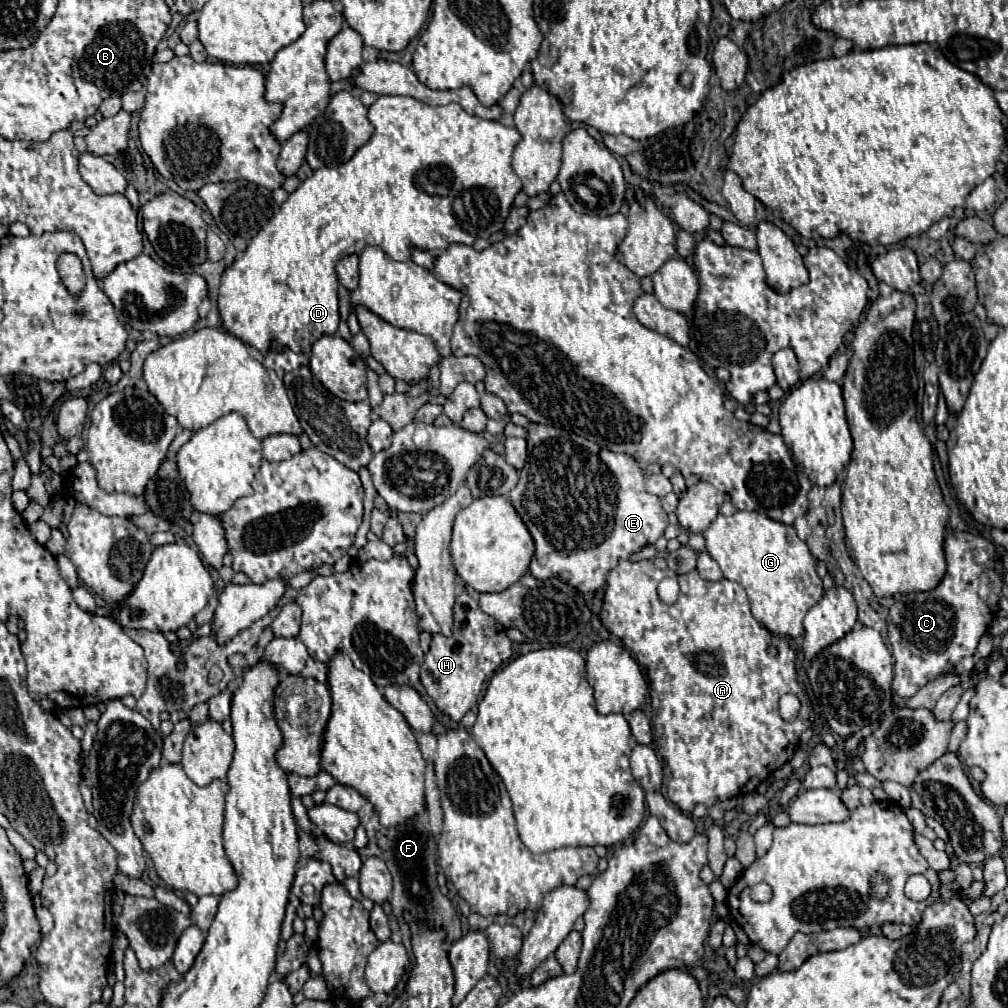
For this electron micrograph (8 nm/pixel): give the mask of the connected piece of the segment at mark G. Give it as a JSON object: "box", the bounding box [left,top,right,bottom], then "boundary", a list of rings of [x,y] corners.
{"box":[703,512,823,636],"boundary":[[[735,512],[731,516],[719,514],[709,528],[703,532],[705,546],[709,556],[719,564],[723,576],[727,580],[739,582],[749,596],[753,618],[781,636],[801,636],[803,634],[803,618],[813,604],[817,604],[823,596],[821,578],[815,572],[815,558],[811,556],[807,544],[797,538],[793,526],[785,526],[781,522],[773,522],[757,512]]]}

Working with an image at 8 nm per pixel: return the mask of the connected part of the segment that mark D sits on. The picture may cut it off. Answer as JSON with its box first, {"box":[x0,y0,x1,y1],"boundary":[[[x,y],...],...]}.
{"box":[219,96,521,354],"boundary":[[[379,96],[377,102],[369,106],[367,118],[375,126],[371,140],[365,146],[361,146],[349,162],[345,162],[337,168],[319,168],[313,172],[311,178],[301,182],[301,186],[293,194],[289,194],[289,198],[285,200],[281,210],[269,220],[269,224],[265,224],[265,228],[261,228],[261,232],[257,232],[257,236],[249,242],[241,260],[235,260],[229,266],[229,270],[223,272],[221,288],[219,288],[219,314],[223,320],[223,328],[229,334],[241,338],[243,342],[255,346],[263,354],[269,350],[269,340],[273,340],[273,338],[279,344],[289,346],[293,352],[311,352],[311,346],[315,340],[337,332],[337,326],[339,326],[339,298],[337,298],[339,282],[335,278],[335,264],[343,256],[359,254],[369,244],[369,246],[381,246],[393,260],[405,262],[411,258],[411,254],[415,250],[427,250],[427,252],[439,254],[439,252],[447,250],[451,244],[471,246],[477,238],[489,238],[493,232],[499,232],[503,228],[505,218],[509,216],[511,202],[513,202],[515,194],[521,190],[521,180],[513,174],[513,168],[511,168],[513,148],[521,138],[513,126],[505,126],[497,120],[483,120],[479,116],[467,114],[459,104],[429,106],[429,104],[423,104],[423,102],[419,102],[415,98],[407,98],[407,96]]]}

